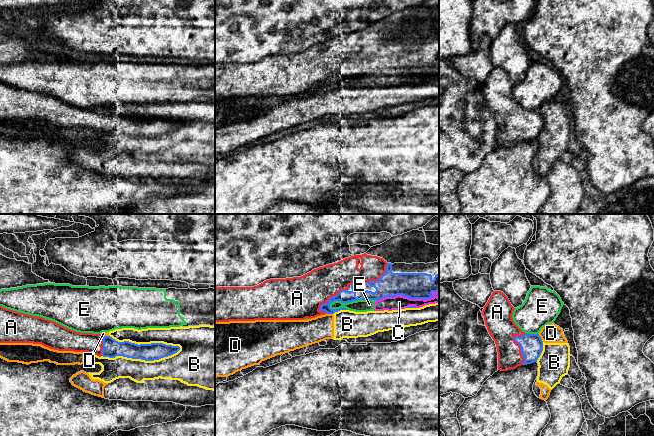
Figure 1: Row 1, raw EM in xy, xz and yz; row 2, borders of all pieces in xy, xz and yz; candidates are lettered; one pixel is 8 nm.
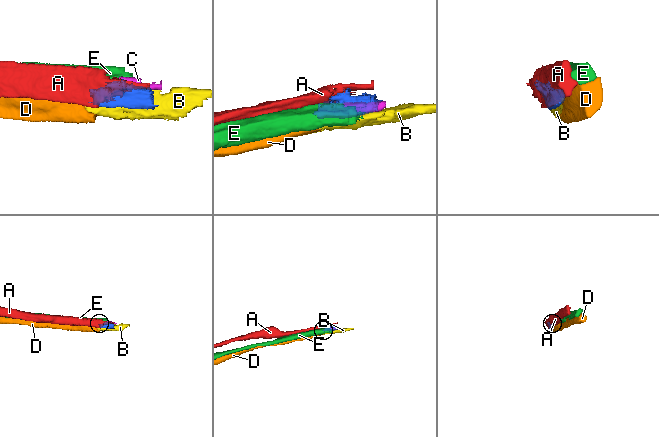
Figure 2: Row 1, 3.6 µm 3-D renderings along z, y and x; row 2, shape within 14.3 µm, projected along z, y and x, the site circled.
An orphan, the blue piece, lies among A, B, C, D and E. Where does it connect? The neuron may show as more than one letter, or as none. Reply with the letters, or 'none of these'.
A

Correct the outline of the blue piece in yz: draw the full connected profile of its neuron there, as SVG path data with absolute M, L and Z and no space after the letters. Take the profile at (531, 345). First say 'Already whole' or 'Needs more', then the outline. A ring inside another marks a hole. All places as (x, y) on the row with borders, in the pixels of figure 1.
Needs more. M494 291L482 311L487 330L497 347L498 370L501 371L537 362L543 351L539 334L527 334L514 323L514 309L503 292Z

